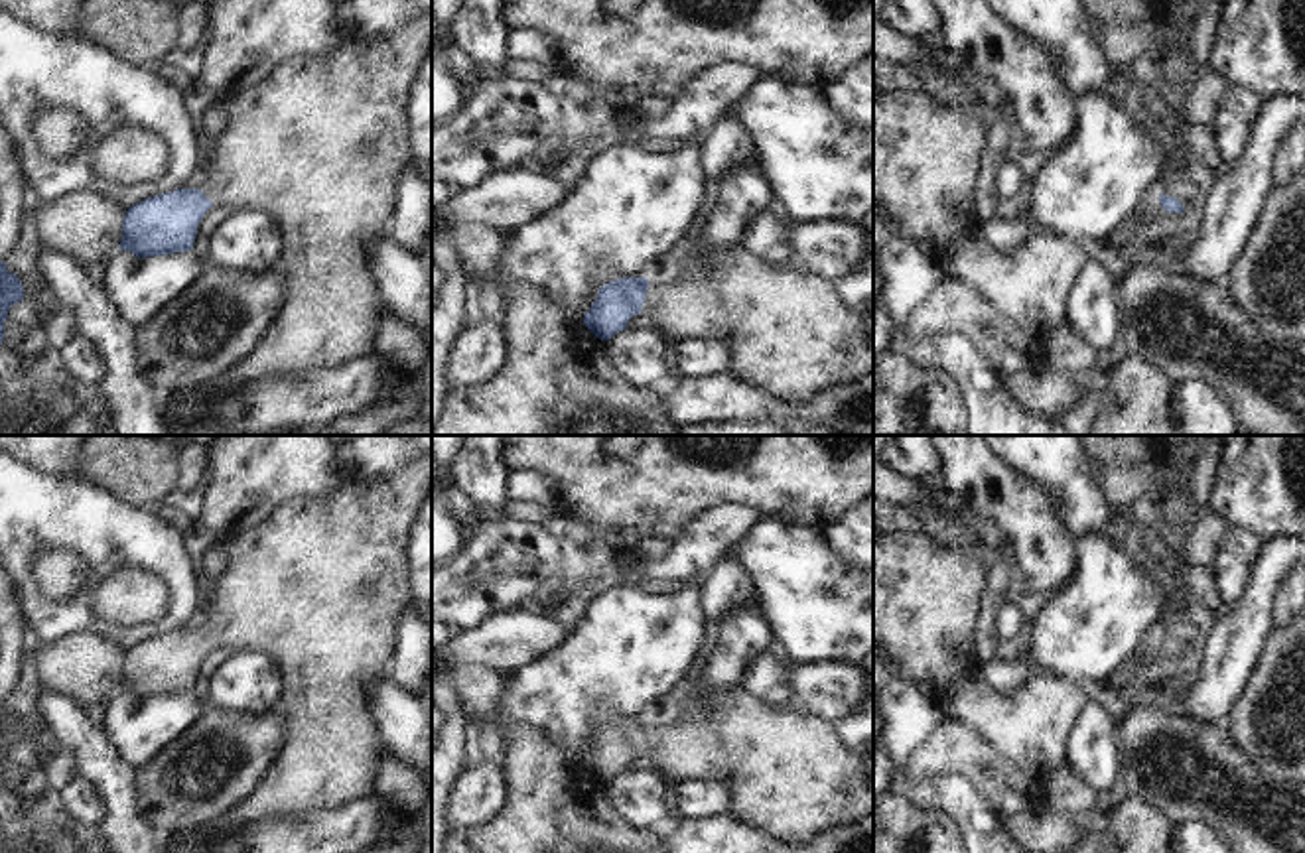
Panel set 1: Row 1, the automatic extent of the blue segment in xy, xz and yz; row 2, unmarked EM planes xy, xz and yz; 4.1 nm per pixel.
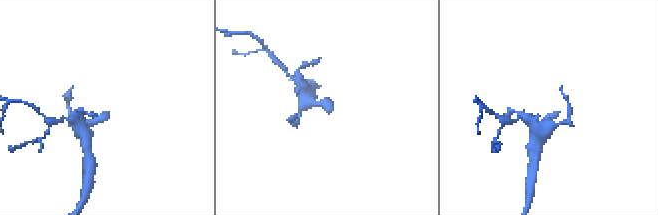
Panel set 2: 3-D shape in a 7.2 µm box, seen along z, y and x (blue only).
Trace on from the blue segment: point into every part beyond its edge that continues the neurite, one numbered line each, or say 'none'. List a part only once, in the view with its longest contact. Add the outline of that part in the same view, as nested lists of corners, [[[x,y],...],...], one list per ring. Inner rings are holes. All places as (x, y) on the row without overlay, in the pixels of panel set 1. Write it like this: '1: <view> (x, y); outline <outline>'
1: xz (789, 773); outline [[[739,684],[694,691],[668,727],[649,721],[641,755],[674,782],[721,784],[731,796],[727,816],[790,845],[873,816],[873,782],[863,756],[844,745],[832,721],[798,711],[794,703],[767,703]]]

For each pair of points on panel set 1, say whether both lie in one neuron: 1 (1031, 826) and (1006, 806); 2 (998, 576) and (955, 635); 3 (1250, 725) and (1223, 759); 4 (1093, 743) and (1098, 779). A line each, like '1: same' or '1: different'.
1: different
2: different
3: different
4: same

